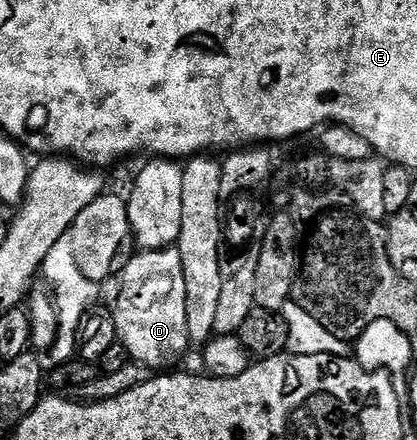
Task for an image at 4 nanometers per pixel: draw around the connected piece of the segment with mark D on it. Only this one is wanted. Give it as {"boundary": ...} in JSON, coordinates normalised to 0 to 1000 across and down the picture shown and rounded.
{"boundary":[[[415,559],[386,570],[338,568],[329,577],[290,627],[281,695],[269,702],[281,770],[309,798],[312,820],[350,827],[355,836],[369,841],[405,841],[417,834],[412,827],[458,791],[448,759],[448,641],[439,641],[439,595],[422,561]]]}

